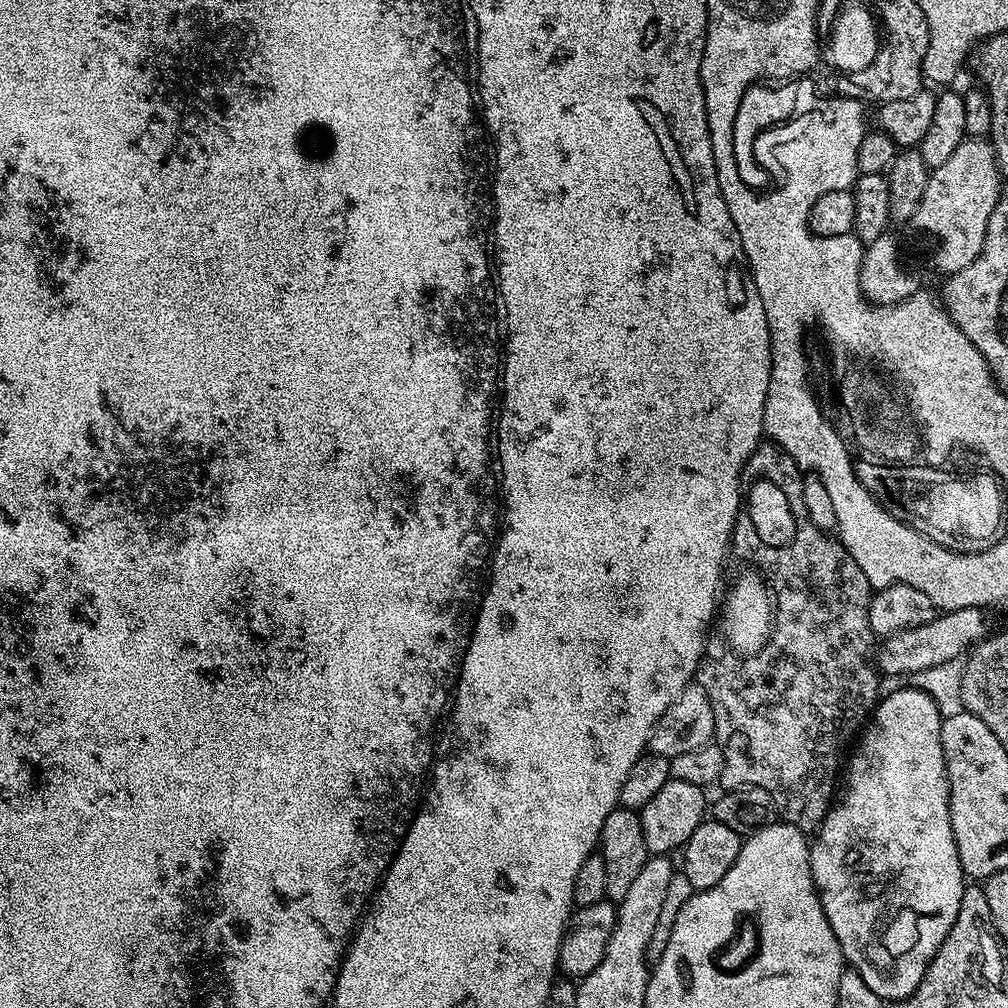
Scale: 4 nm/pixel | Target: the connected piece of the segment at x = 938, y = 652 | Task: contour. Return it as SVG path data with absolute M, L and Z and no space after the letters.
M982 608L941 611L922 626L914 626L895 632L893 636L883 637L881 644L884 645L881 648L879 645L875 649L874 663L877 669L887 677L886 675L908 676L911 672L928 672L931 668L940 668L943 664L950 663L951 660L959 661L965 653L975 648L989 635L988 620L984 616L987 615Z

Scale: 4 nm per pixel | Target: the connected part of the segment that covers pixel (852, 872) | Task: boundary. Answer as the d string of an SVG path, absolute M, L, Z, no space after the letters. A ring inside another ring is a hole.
M900 688L897 692L892 692L887 696L888 693L873 708L872 715L859 737L860 745L857 746L852 761L847 761L848 777L844 780L844 789L842 787L839 789L838 799L825 814L824 820L811 841L810 870L816 883L816 891L820 893L822 910L838 938L838 946L842 950L847 967L862 974L862 982L866 982L866 986L870 986L870 990L874 990L878 998L886 1002L895 1002L906 999L910 994L914 994L914 990L918 990L934 954L950 934L950 926L954 926L958 918L958 910L964 897L966 877L960 865L958 846L954 842L954 830L950 822L948 764L944 761L942 750L940 704L930 693L923 692L920 688Z

